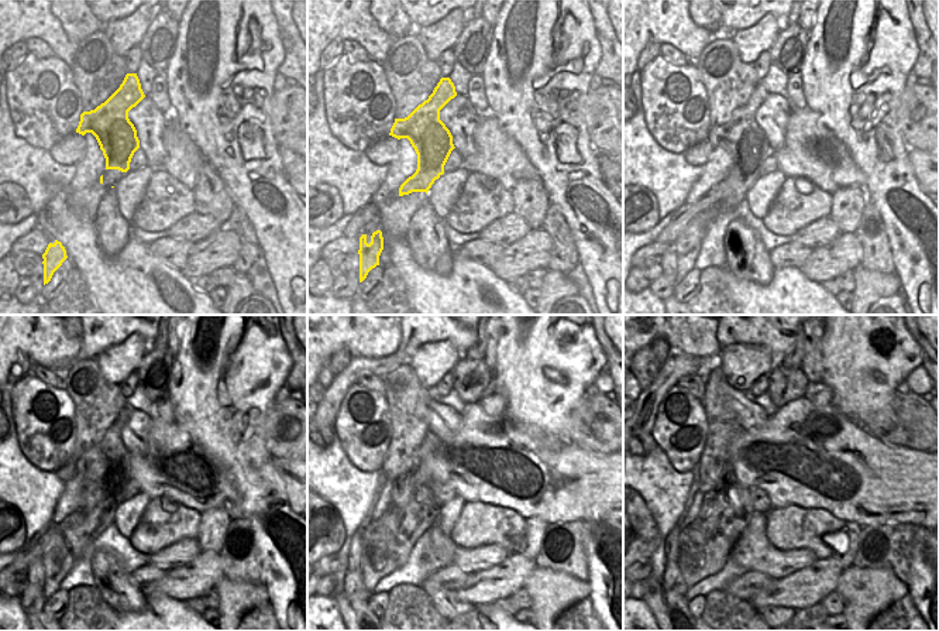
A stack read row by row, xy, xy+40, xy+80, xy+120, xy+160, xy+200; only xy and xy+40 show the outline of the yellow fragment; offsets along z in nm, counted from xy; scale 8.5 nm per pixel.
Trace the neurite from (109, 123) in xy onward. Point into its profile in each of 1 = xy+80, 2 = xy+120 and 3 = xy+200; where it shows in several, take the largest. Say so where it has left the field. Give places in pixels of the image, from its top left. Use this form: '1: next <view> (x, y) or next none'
1: next xy+80 (746, 143)
2: next xy+120 (106, 466)
3: next xy+200 (708, 556)

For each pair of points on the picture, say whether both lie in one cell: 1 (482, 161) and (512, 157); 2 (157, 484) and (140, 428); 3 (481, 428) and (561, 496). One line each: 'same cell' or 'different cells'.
1: same cell
2: different cells
3: same cell

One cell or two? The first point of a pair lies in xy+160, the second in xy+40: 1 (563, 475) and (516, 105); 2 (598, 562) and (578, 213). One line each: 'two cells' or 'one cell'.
1: two cells
2: one cell

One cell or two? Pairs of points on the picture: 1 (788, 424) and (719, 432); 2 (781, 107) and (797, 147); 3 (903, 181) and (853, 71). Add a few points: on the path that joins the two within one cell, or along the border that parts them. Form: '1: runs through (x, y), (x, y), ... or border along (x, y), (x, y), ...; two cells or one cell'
1: border along (742, 429), (729, 442), (728, 460); two cells
2: border along (793, 107), (788, 116), (784, 143), (773, 151); two cells
3: runs through (872, 163), (864, 154), (853, 124), (853, 102); one cell

